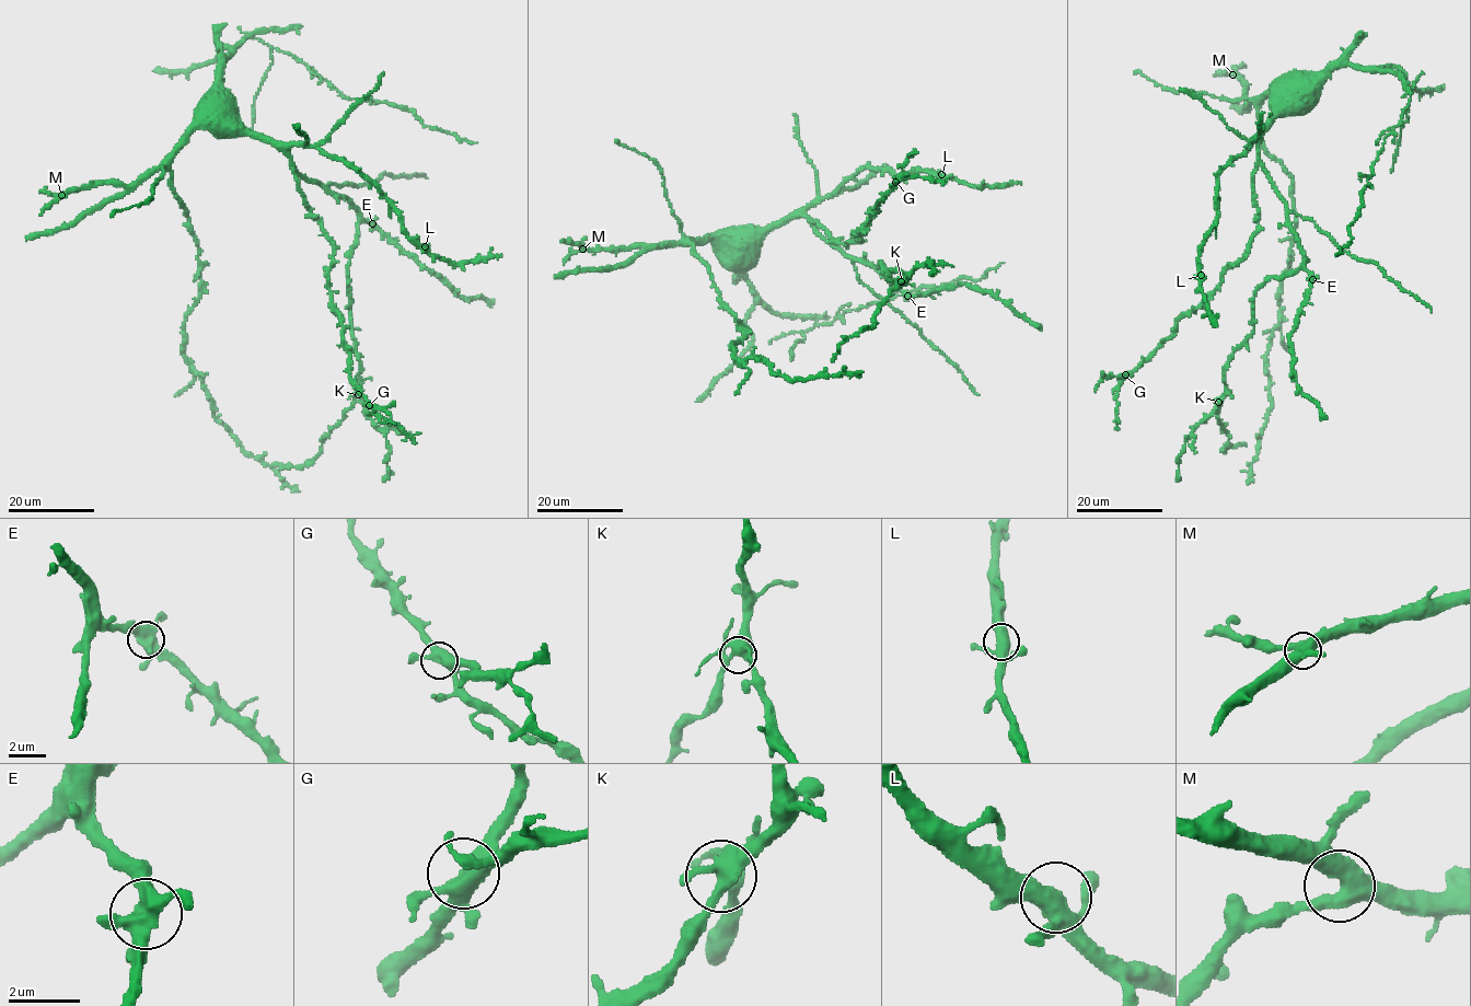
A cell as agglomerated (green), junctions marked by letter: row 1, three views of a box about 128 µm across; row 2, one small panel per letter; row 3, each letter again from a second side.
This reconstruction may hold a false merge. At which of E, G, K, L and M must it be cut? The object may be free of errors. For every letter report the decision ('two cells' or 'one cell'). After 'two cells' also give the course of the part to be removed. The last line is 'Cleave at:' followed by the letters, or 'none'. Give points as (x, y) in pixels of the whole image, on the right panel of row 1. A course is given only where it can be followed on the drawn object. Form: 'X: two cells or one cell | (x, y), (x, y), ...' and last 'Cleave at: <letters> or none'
E: one cell
G: one cell
K: one cell
L: one cell
M: one cell
Cleave at: none

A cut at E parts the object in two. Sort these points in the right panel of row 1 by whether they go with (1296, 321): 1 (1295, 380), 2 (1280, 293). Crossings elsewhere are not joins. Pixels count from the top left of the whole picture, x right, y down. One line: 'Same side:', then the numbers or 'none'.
Same side: 1

